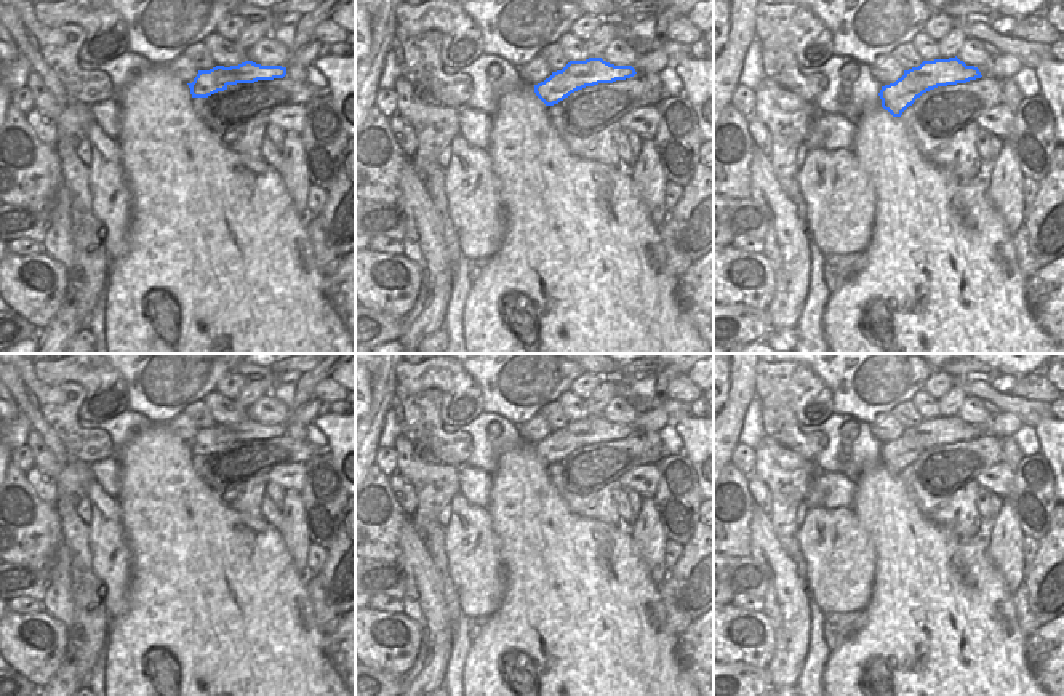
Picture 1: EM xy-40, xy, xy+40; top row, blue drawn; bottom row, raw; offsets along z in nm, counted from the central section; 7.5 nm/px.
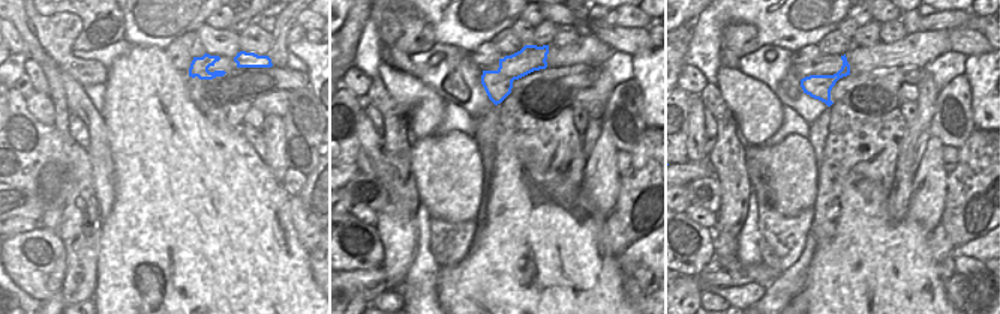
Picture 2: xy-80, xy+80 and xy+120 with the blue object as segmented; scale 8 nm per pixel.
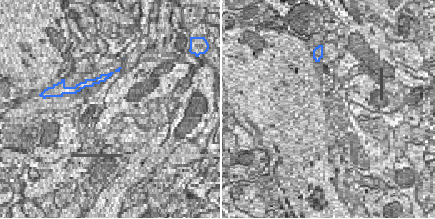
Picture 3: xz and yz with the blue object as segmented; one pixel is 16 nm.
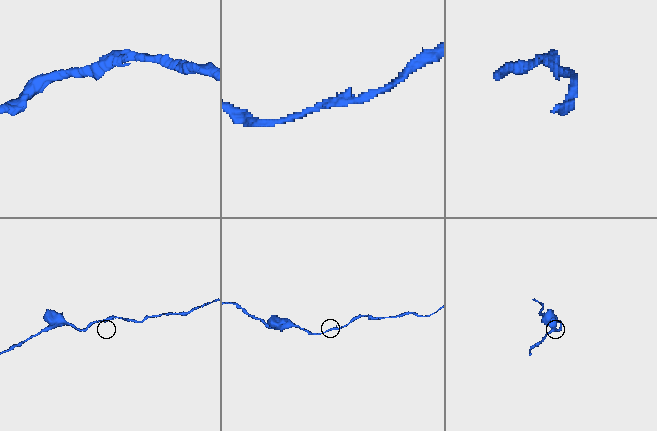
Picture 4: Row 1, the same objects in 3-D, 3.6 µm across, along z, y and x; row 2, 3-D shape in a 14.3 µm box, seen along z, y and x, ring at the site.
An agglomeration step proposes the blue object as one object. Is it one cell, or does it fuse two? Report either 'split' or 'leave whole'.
split

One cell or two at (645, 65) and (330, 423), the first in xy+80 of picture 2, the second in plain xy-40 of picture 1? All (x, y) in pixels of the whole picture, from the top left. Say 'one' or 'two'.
one

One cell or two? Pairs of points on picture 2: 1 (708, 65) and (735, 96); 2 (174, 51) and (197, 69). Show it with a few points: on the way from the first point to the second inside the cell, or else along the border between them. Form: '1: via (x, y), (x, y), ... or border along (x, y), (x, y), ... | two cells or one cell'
1: border along (721, 63), (715, 81) | two cells
2: border along (192, 59), (188, 72) | two cells

